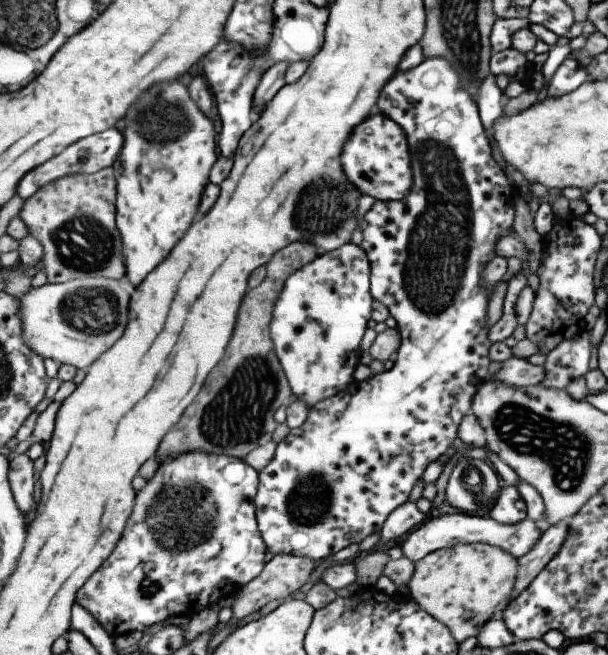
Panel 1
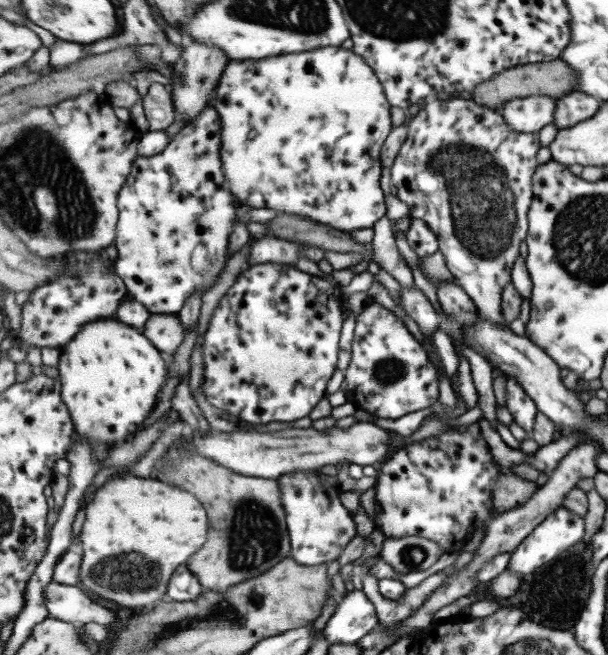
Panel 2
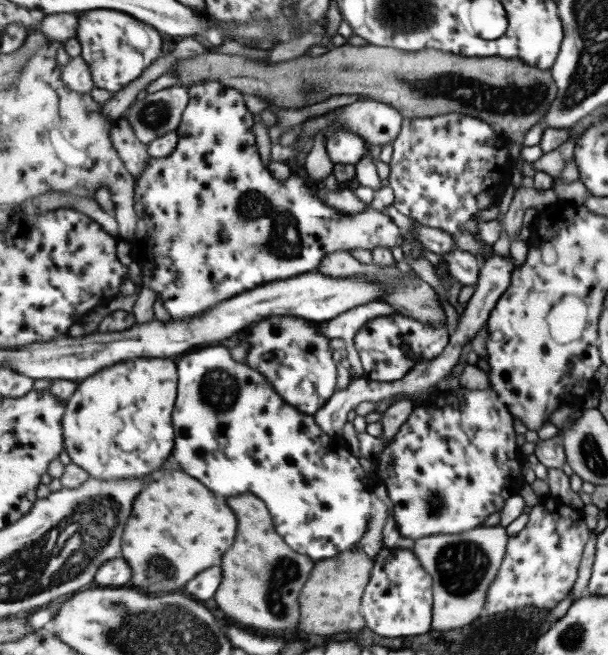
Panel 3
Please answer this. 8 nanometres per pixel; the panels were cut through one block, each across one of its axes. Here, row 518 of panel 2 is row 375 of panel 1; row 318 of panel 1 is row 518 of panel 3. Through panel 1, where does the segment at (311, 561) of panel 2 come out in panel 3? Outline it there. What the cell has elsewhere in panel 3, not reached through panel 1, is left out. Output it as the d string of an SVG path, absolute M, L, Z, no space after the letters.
M212 344L211 346L196 348L177 359L177 363L180 384L178 386L176 409L173 413L173 422L177 432L177 450L173 452L173 456L181 462L181 466L187 470L187 474L193 474L193 478L205 482L205 486L209 486L213 492L223 494L223 496L237 496L243 493L256 494L267 503L268 509L274 518L276 530L283 536L285 542L288 542L289 546L292 546L293 550L296 550L299 554L305 554L316 562L327 561L330 558L337 557L360 542L367 532L367 528L370 528L370 522L373 517L371 511L374 509L375 501L372 493L374 480L369 477L367 470L359 464L359 458L351 454L347 444L339 439L338 435L327 434L319 426L315 415L308 415L301 412L297 407L291 406L273 390L273 386L269 384L267 376L263 376L261 372L253 370L247 362L241 363L233 360L229 348L225 346Z

